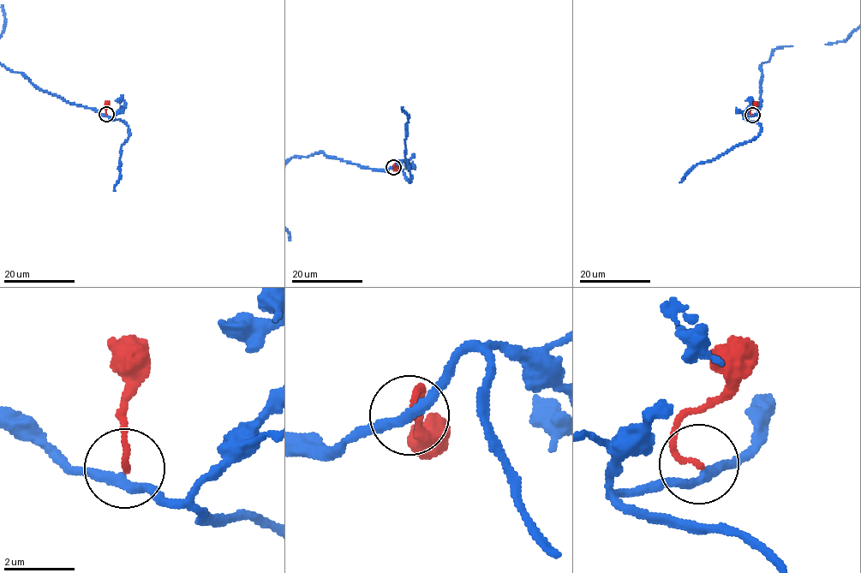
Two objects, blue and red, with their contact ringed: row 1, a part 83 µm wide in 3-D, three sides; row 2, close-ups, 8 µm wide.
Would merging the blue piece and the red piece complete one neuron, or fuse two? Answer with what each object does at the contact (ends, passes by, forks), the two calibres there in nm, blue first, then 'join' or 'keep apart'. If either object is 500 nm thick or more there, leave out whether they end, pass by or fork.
blue passes by | red ends | 240/140 nm | join

